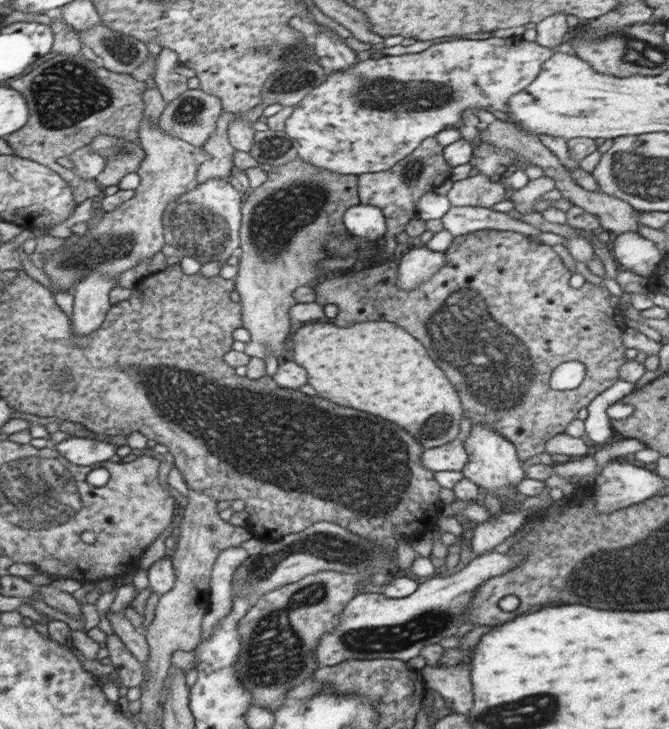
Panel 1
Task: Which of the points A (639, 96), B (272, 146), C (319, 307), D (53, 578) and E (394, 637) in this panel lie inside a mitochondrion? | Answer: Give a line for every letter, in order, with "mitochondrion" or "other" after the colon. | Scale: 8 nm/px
A: other
B: mitochondrion
C: other
D: other
E: mitochondrion

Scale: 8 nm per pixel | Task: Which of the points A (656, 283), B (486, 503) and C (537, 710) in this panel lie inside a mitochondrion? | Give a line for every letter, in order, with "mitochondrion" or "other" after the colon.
A: other
B: other
C: mitochondrion

